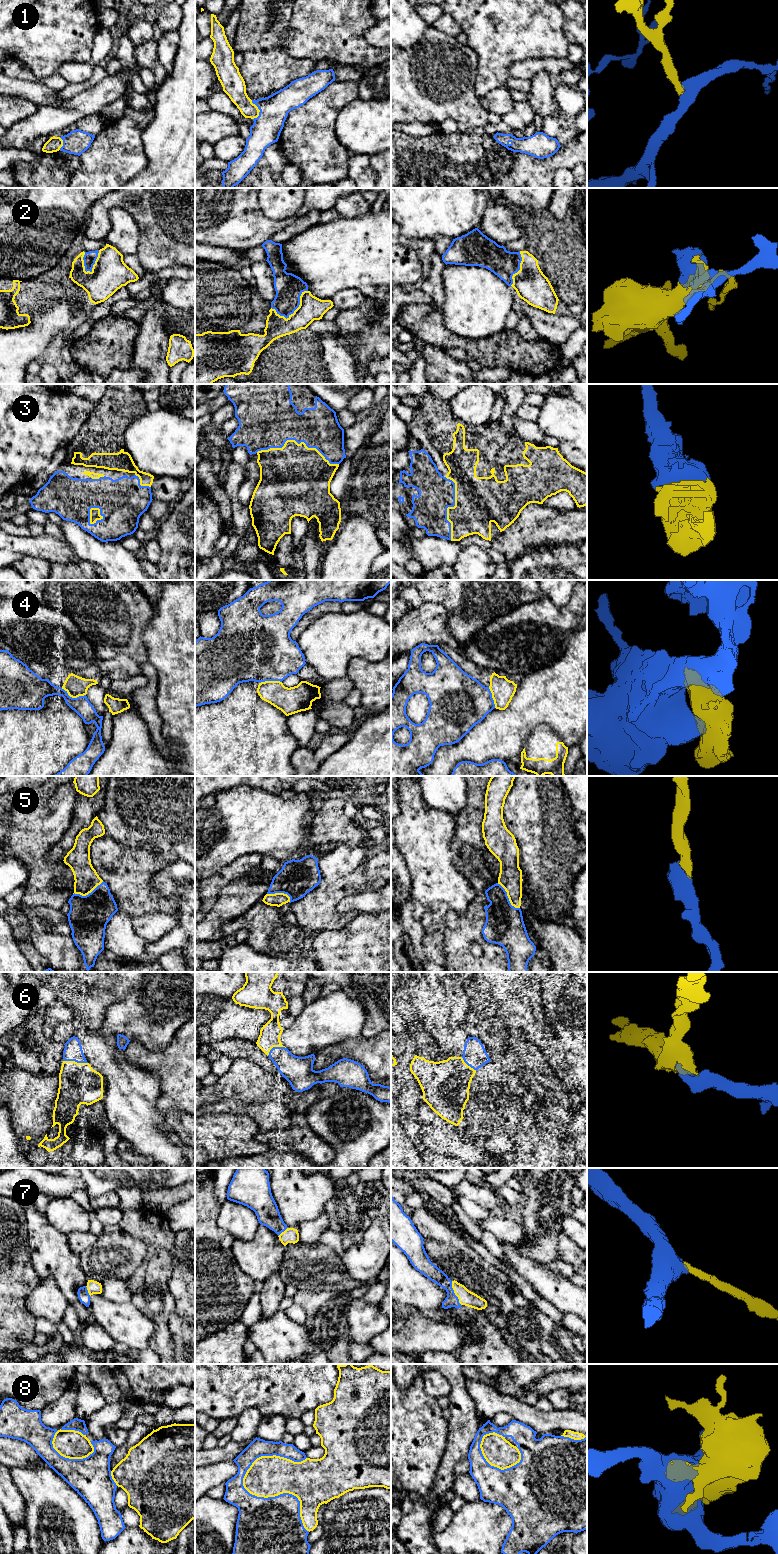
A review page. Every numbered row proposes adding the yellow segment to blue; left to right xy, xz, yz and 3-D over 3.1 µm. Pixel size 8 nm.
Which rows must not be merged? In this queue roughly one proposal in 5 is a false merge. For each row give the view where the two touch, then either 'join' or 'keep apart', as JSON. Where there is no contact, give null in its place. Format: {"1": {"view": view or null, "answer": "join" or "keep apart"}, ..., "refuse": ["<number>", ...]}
{"1": {"view": "xz", "answer": "join"}, "2": {"view": "xz", "answer": "join"}, "3": {"view": "xz", "answer": "join"}, "4": {"view": "xy", "answer": "keep apart"}, "5": {"view": "yz", "answer": "join"}, "6": {"view": "xy", "answer": "join"}, "7": {"view": "yz", "answer": "join"}, "8": {"view": "xz", "answer": "keep apart"}, "refuse": ["4", "8"]}

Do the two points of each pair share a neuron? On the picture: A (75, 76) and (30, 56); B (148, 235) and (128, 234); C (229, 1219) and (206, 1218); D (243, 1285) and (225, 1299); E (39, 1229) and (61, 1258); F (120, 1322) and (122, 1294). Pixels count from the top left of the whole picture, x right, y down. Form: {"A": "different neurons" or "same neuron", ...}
{"A": "different neurons", "B": "different neurons", "C": "different neurons", "D": "same neuron", "E": "same neuron", "F": "different neurons"}

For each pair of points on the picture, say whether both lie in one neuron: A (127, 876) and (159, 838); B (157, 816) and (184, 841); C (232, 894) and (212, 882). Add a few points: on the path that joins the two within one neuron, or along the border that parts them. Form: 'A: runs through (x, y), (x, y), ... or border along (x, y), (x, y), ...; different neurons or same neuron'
A: border along (126, 847), (144, 848), (164, 854); different neurons
B: runs through (164, 821), (177, 834); same neuron
C: border along (243, 876), (226, 884), (211, 908); different neurons

